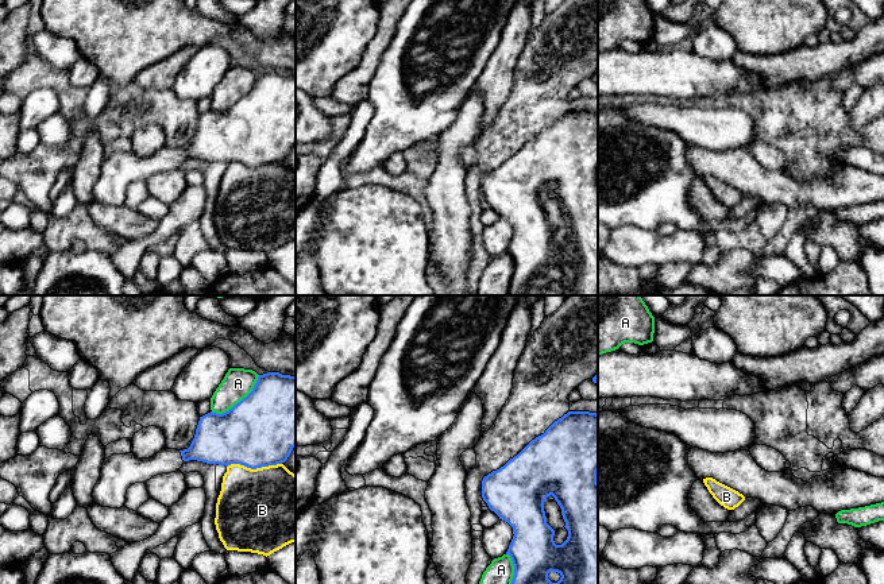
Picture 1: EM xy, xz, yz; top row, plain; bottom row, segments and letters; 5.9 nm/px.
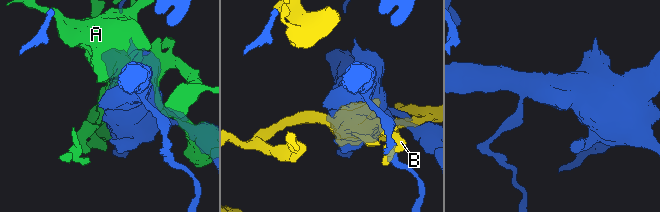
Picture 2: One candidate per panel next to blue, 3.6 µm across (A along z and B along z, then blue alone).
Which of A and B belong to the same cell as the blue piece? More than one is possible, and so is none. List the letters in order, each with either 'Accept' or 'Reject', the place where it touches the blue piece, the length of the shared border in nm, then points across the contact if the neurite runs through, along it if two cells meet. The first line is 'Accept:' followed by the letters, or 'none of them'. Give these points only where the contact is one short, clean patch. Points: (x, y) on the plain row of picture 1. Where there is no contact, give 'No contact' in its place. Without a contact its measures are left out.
Accept: none of them
A: Reject. Touches blue at xy (240, 99). Shared border 360 nm
B: Reject. Touches blue at xy (254, 166). Shared border 320 nm

